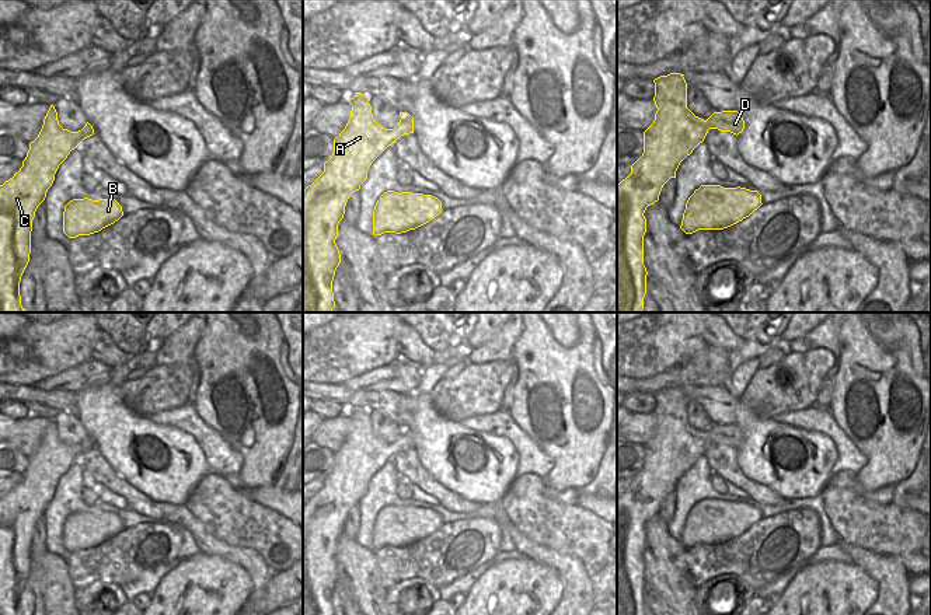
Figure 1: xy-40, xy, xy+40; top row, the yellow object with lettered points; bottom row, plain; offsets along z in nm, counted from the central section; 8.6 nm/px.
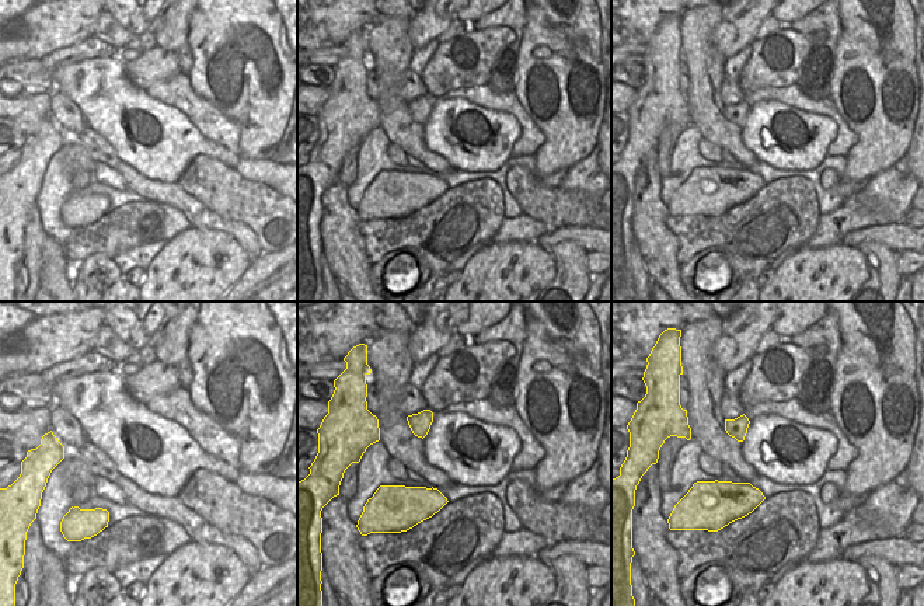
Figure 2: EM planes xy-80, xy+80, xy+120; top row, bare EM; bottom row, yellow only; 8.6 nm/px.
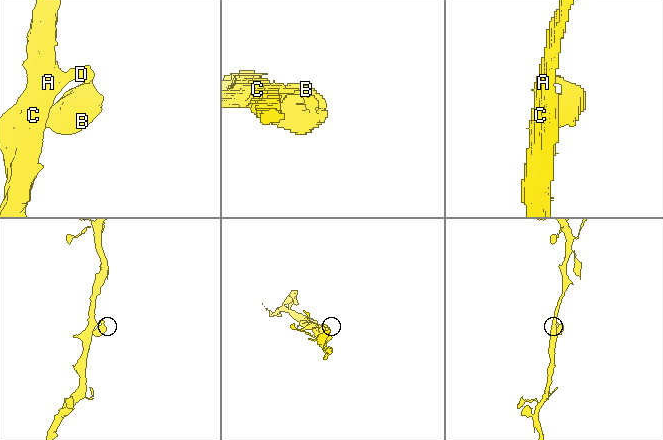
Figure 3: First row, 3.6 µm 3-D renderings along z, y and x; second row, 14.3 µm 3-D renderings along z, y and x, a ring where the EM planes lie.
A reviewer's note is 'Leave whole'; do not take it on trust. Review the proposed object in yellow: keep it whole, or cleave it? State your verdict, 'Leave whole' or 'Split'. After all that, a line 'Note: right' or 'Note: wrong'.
Leave whole.
Note: right

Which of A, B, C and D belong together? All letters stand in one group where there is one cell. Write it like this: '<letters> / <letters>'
A B C D

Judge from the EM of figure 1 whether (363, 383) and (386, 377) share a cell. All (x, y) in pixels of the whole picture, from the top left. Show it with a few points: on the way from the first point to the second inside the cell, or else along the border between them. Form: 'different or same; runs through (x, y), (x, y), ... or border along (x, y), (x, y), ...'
same; runs through (369, 381), (380, 378)

